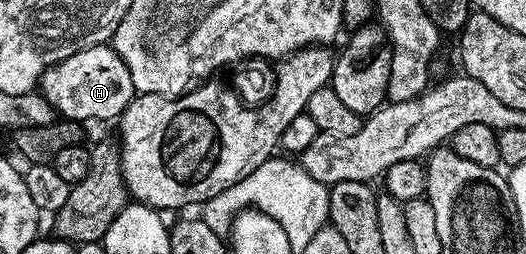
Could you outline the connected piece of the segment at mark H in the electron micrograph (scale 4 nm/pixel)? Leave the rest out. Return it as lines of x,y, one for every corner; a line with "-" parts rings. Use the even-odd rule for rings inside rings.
109,45
88,47
79,53
71,53
71,57
51,65
43,73
39,84
39,94
52,105
54,112
60,118
76,119
78,121
86,121
85,119
116,120
125,112
125,107
135,97
131,73
127,69
123,57
119,57
119,53

